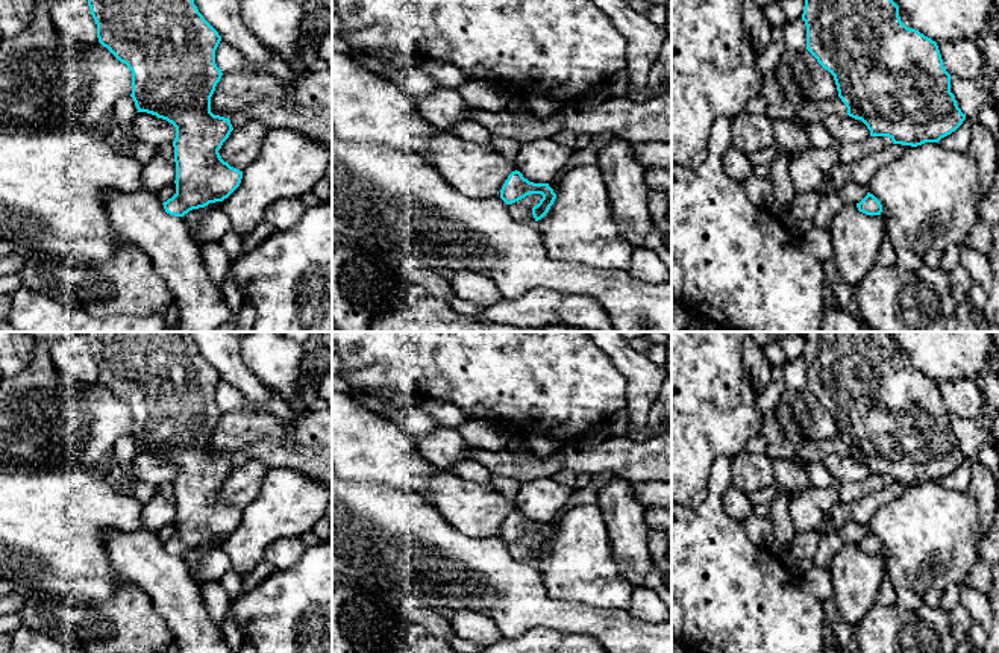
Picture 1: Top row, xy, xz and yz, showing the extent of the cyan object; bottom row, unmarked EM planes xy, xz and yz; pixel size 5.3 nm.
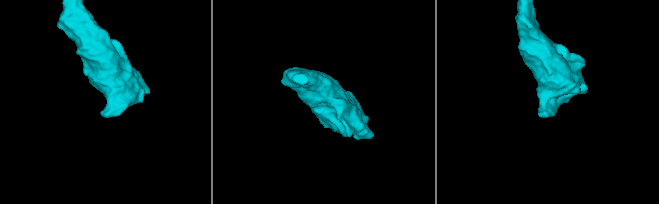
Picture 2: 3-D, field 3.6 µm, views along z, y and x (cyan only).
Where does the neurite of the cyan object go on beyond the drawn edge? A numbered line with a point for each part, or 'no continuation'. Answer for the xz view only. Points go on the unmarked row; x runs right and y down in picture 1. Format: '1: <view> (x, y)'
no continuation

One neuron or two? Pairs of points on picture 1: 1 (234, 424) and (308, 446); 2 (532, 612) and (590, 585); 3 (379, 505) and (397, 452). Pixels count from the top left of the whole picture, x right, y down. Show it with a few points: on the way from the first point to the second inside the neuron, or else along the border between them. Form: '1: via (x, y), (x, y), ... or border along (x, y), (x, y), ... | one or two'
1: via (252, 432), (276, 444), (290, 446) | one
2: border along (540, 570), (552, 597), (596, 608) | two
3: border along (350, 479), (379, 481), (420, 494) | two

